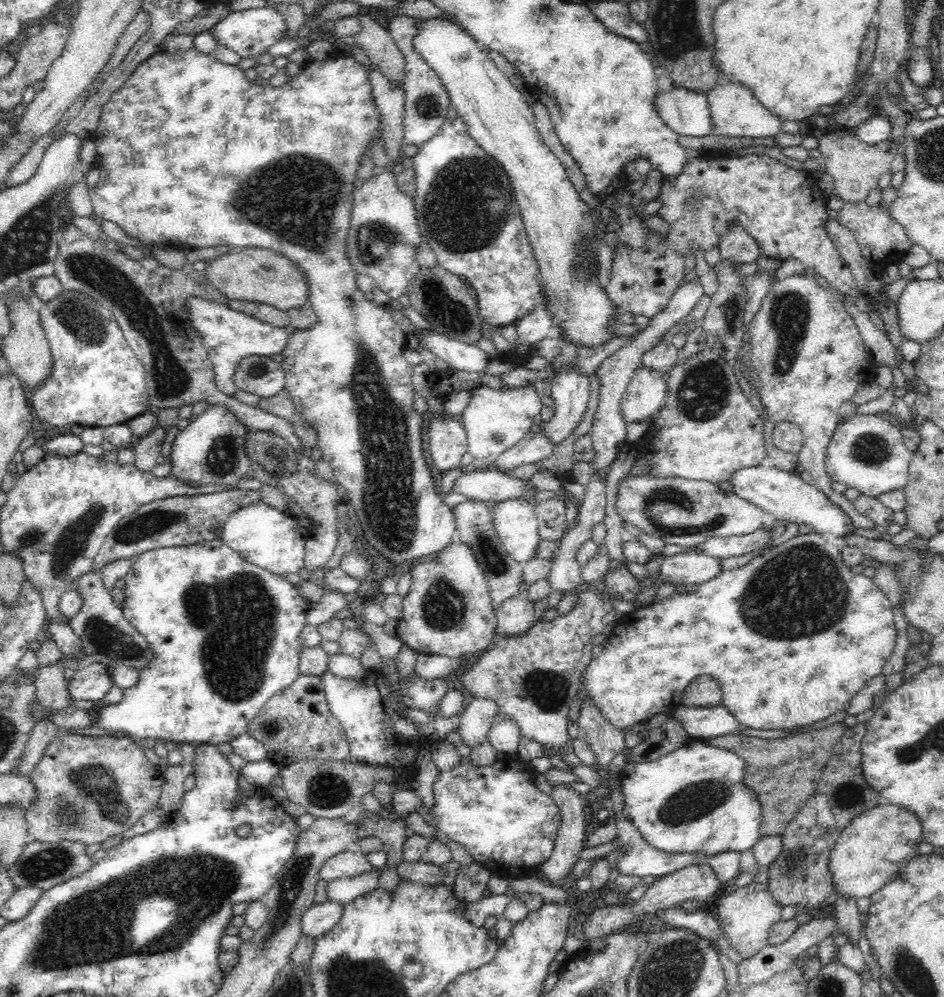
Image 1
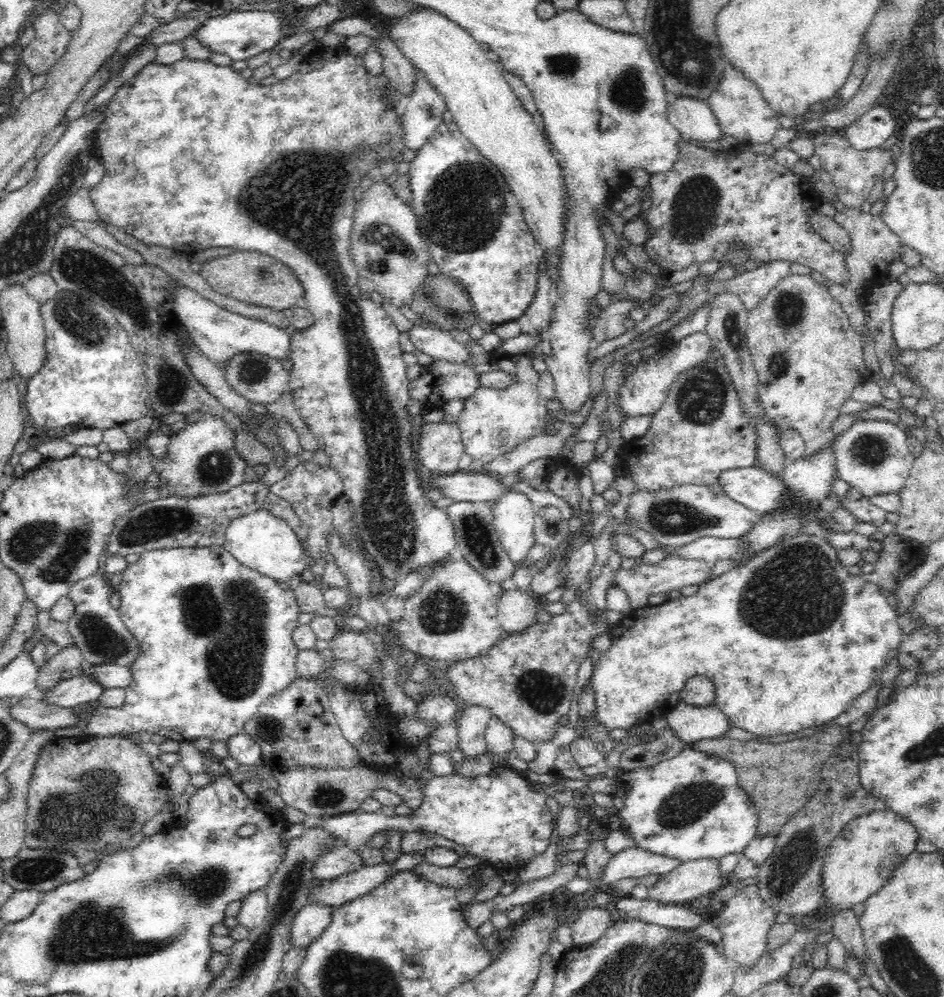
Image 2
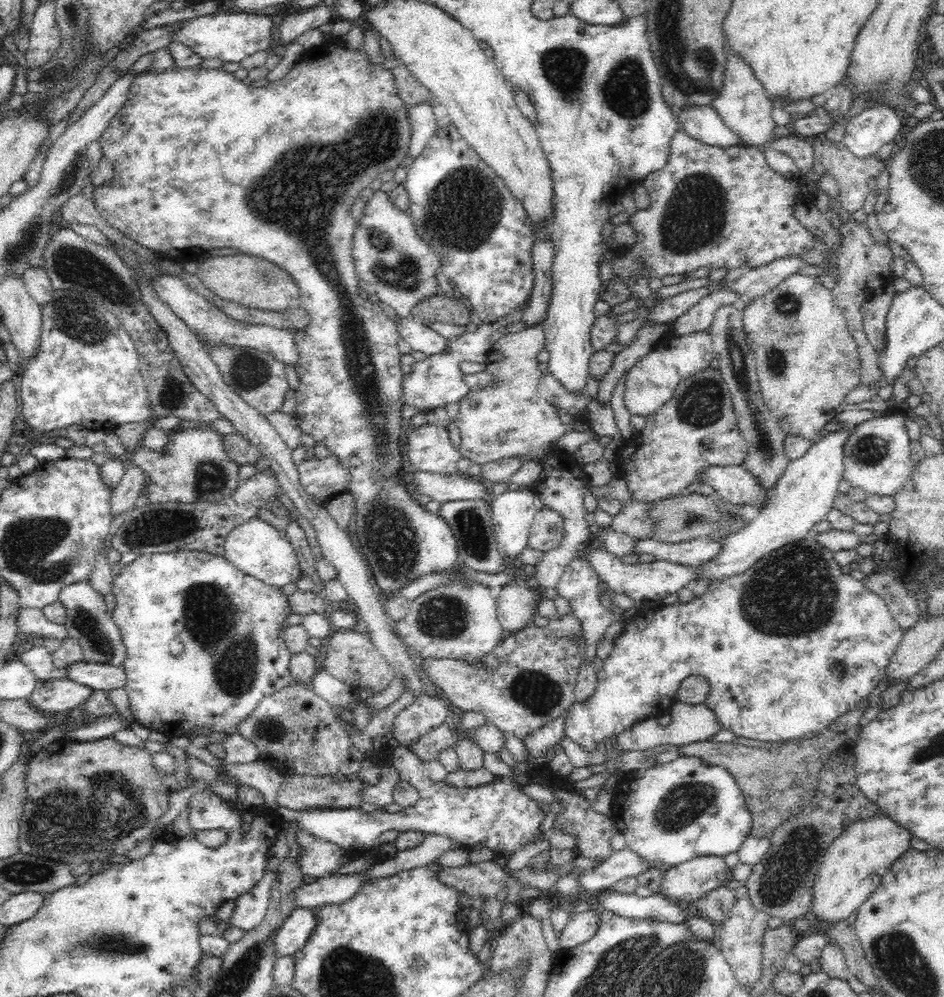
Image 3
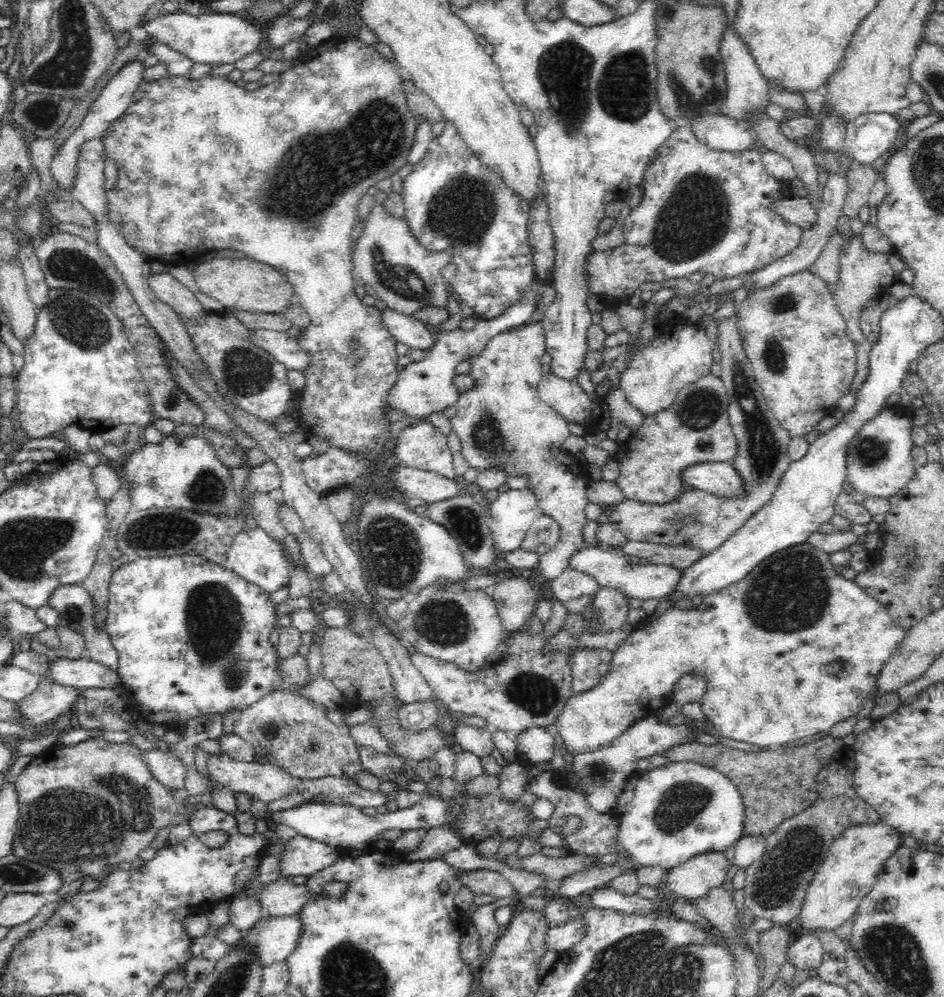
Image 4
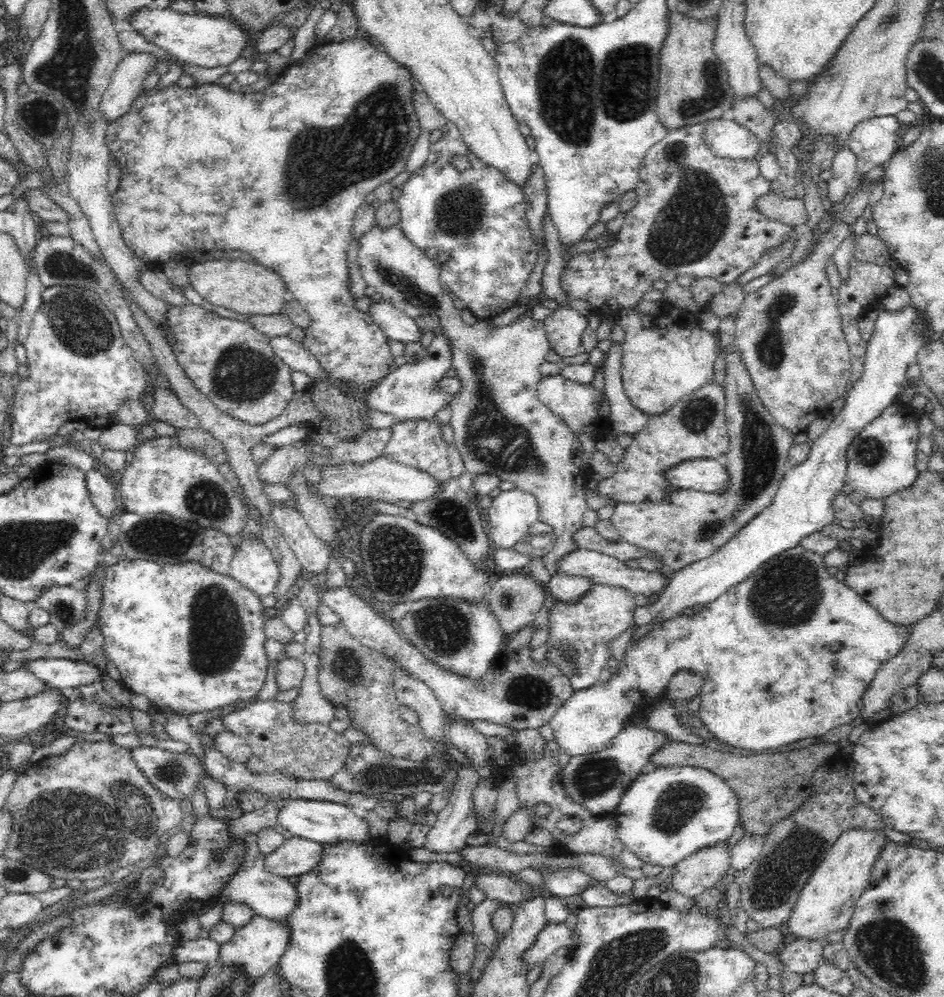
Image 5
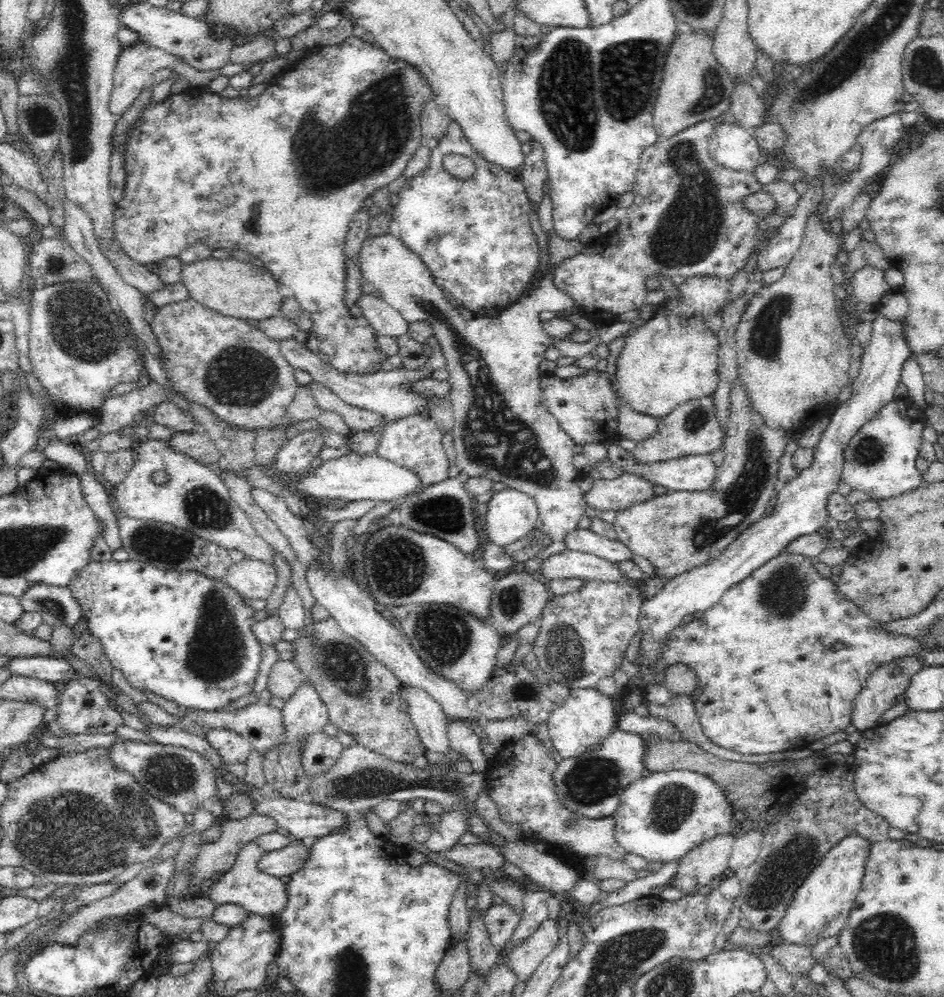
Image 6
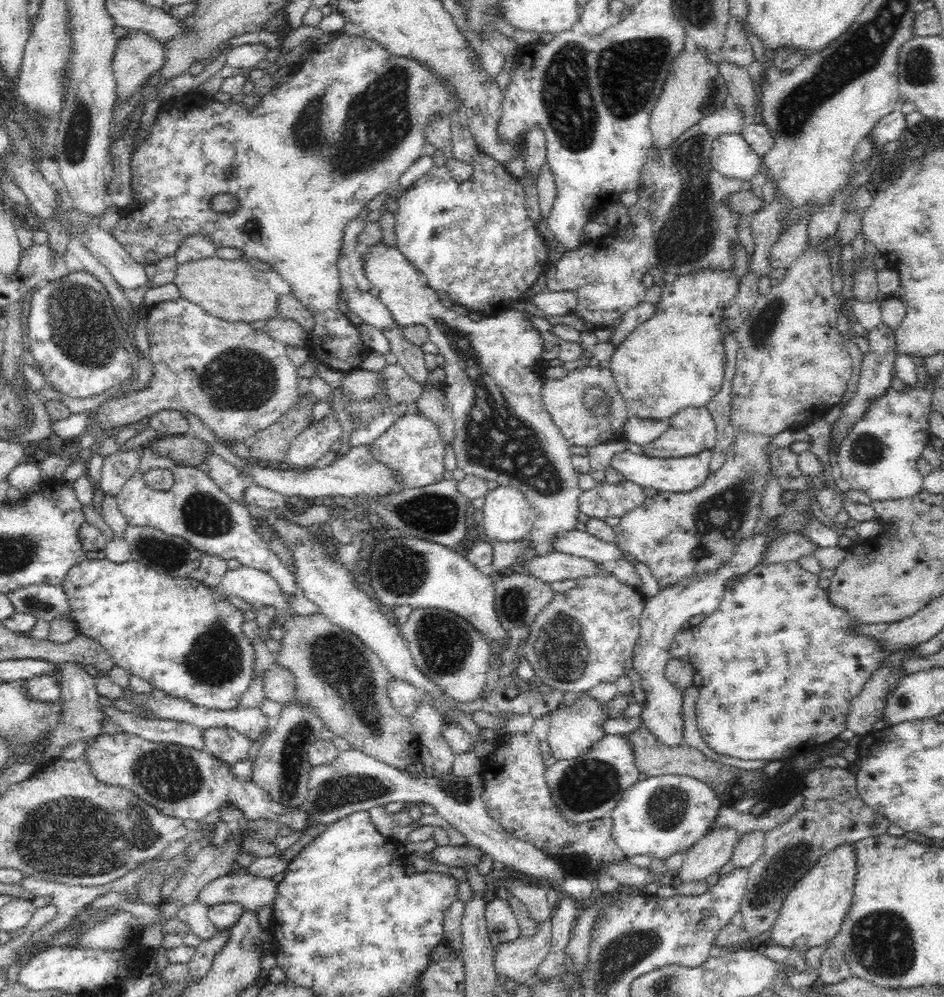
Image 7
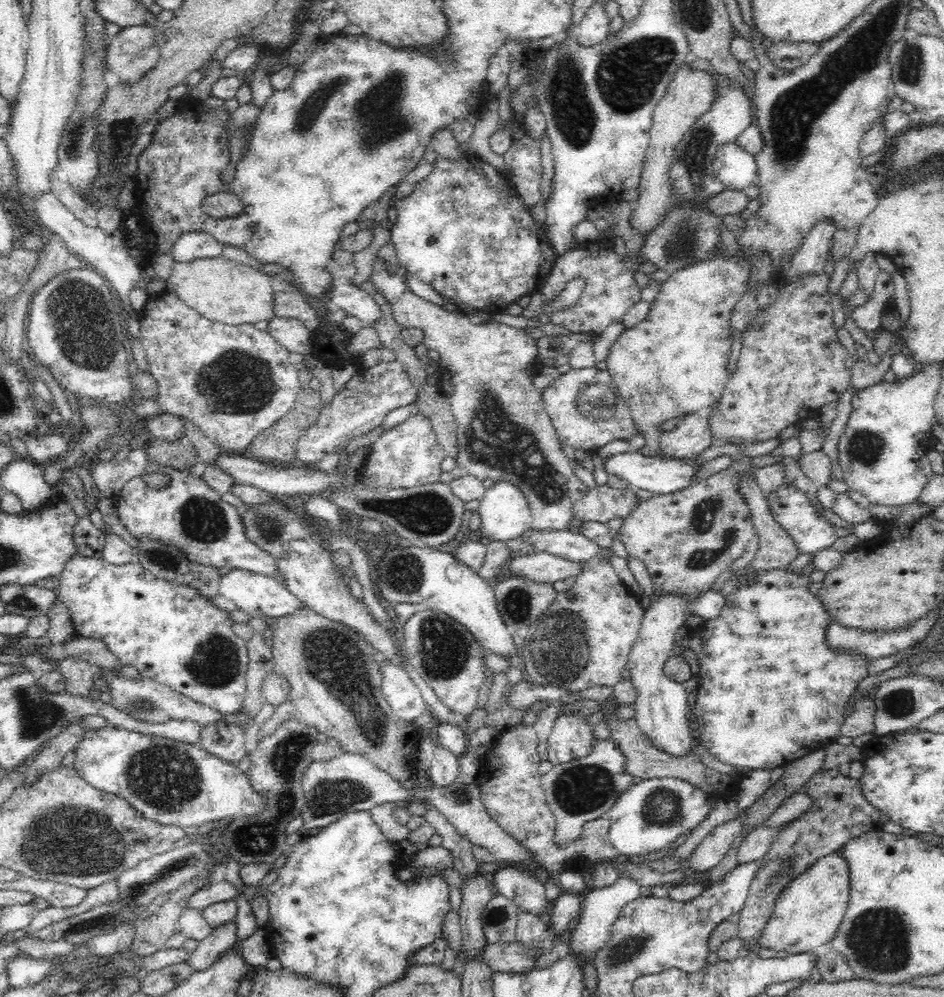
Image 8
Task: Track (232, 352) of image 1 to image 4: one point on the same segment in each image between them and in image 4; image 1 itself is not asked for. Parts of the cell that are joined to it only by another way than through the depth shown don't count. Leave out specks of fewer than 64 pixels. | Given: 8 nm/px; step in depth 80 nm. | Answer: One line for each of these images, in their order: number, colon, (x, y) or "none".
2: (219, 333)
3: (212, 326)
4: (284, 346)

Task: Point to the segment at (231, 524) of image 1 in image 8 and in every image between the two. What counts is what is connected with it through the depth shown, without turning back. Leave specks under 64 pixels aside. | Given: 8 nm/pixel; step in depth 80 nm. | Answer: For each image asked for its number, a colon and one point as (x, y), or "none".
2: (261, 541)
3: (256, 548)
4: (257, 558)
5: (253, 566)
6: (252, 578)
7: (259, 589)
8: (256, 595)

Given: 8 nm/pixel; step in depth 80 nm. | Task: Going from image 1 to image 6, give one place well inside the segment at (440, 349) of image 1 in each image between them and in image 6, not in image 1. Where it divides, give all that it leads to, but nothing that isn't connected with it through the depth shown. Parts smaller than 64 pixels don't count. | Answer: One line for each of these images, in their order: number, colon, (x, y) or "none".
2: (441, 345)
3: (417, 333)
4: (416, 335)
5: (397, 325)
6: (384, 319)

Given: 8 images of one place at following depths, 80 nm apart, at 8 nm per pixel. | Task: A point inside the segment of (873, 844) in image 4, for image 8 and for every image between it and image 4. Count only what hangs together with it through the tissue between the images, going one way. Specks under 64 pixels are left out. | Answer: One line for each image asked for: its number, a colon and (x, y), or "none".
5: (826, 903)
6: (820, 906)
7: (813, 911)
8: (808, 912)

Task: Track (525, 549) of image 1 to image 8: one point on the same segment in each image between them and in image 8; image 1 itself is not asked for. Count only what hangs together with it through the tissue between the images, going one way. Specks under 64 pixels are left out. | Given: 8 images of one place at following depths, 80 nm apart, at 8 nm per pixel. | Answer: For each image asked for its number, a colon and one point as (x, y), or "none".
2: (513, 513)
3: (512, 512)
4: (512, 513)
5: (510, 515)
6: (511, 514)
7: (508, 515)
8: (504, 511)

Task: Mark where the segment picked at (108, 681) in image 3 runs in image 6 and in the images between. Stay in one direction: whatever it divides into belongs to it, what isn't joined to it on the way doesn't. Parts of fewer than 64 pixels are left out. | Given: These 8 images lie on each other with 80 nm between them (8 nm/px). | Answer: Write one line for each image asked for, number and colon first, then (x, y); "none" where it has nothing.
4: (83, 673)
5: (59, 673)
6: (56, 671)

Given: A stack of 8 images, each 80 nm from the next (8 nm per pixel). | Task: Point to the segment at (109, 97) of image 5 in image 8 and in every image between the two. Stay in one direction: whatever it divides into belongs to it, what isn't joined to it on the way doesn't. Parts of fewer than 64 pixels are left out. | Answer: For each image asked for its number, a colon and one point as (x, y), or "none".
6: (135, 65)
7: (136, 56)
8: (132, 52)

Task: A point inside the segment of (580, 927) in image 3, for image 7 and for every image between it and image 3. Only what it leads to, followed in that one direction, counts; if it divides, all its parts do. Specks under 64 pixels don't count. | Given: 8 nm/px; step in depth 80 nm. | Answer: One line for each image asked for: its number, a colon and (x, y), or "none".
4: (559, 938)
5: (552, 937)
6: (523, 959)
7: (519, 960)

